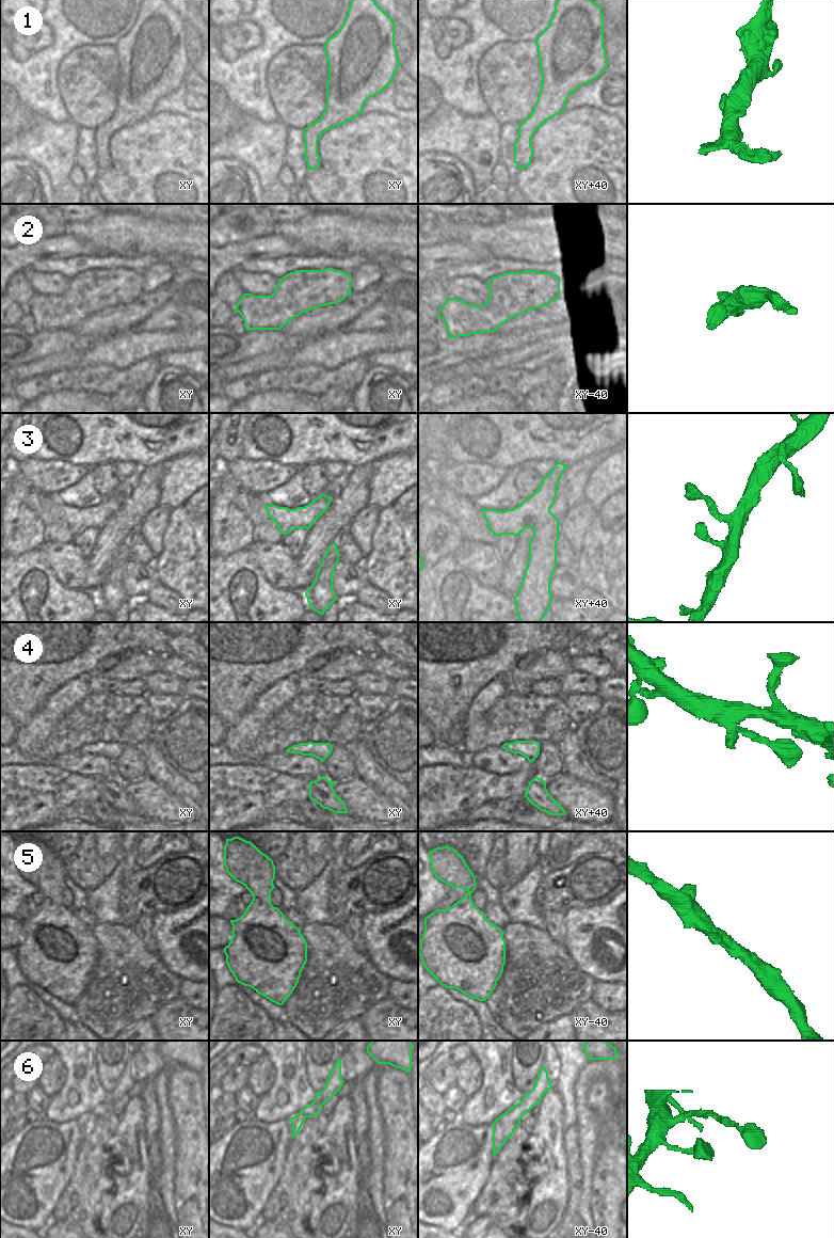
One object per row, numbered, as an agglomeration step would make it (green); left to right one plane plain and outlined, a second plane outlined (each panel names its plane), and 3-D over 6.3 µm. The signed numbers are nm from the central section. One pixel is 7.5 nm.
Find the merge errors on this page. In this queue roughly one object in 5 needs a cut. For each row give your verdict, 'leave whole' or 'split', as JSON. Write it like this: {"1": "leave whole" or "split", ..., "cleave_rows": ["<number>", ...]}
{"1": "leave whole", "2": "leave whole", "3": "leave whole", "4": "leave whole", "5": "leave whole", "6": "leave whole", "cleave_rows": []}

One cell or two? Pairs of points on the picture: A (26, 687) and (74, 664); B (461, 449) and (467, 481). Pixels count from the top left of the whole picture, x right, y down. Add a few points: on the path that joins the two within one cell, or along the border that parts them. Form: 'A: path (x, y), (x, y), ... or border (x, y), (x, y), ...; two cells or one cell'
A: path (35, 675), (43, 667), (59, 667), (61, 665); one cell
B: border (448, 457), (455, 461), (474, 461), (487, 464); two cells

